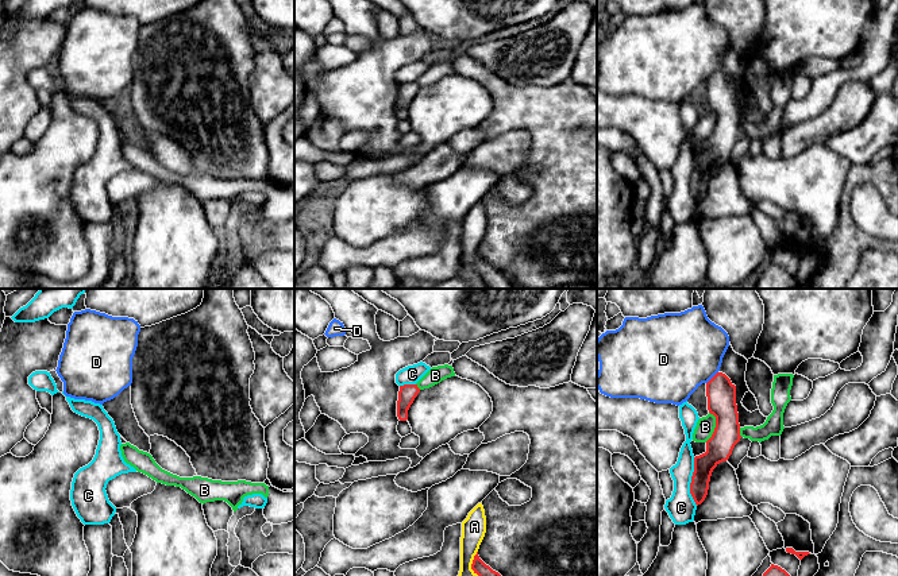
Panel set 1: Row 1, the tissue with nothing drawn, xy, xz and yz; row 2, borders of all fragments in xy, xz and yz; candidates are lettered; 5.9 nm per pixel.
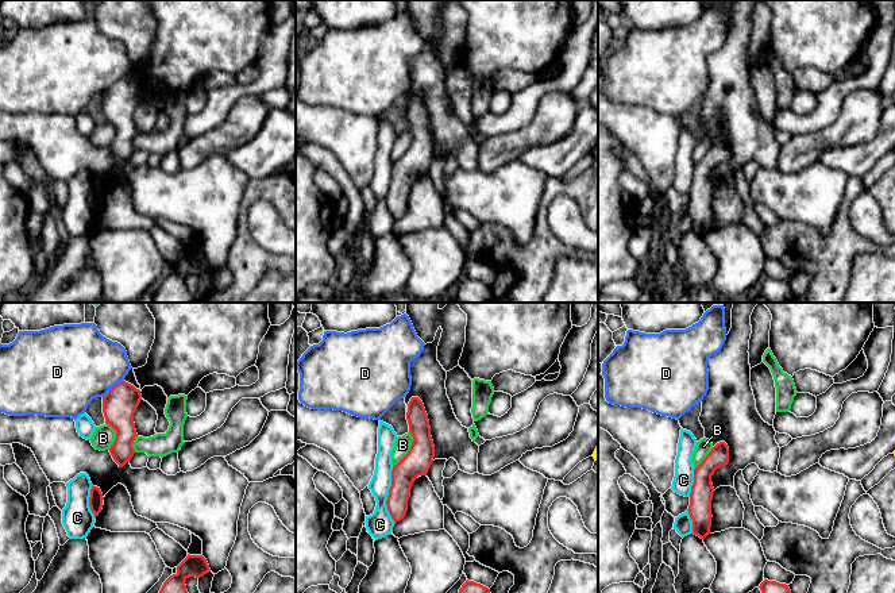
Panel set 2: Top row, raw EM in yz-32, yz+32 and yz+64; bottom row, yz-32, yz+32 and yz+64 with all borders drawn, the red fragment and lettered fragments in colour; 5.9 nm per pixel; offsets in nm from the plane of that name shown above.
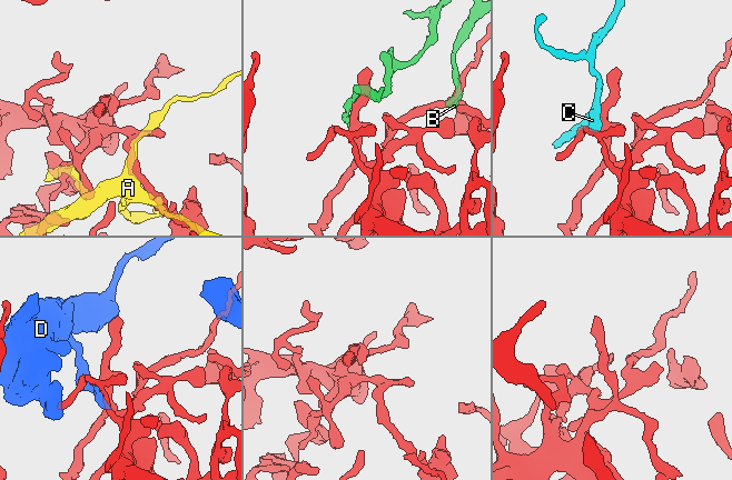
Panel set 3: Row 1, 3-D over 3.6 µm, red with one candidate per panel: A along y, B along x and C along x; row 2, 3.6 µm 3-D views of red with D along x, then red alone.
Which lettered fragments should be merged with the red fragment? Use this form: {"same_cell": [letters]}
{"same_cell": []}

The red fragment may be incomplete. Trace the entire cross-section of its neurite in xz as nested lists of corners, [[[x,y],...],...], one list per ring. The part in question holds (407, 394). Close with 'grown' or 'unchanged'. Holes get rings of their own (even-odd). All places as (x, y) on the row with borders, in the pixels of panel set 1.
[[[417,384],[400,386],[397,401],[397,417],[400,421],[408,420],[408,410],[419,393],[420,388],[417,387]]]; unchanged

